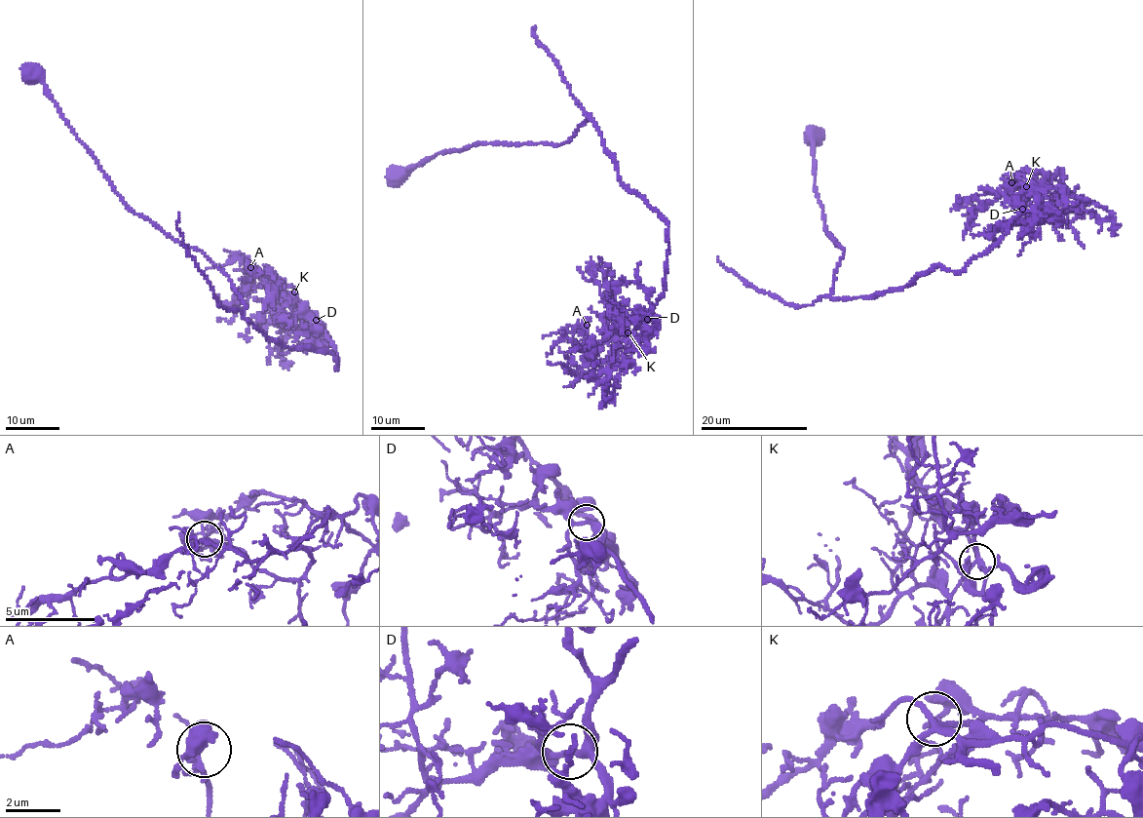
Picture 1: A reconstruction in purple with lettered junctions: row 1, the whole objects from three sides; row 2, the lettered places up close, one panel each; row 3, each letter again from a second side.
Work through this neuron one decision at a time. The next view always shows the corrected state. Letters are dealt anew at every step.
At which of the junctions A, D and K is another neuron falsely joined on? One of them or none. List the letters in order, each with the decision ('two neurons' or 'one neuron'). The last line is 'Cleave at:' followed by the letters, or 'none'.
A: one neuron
D: one neuron
K: one neuron
Cleave at: none

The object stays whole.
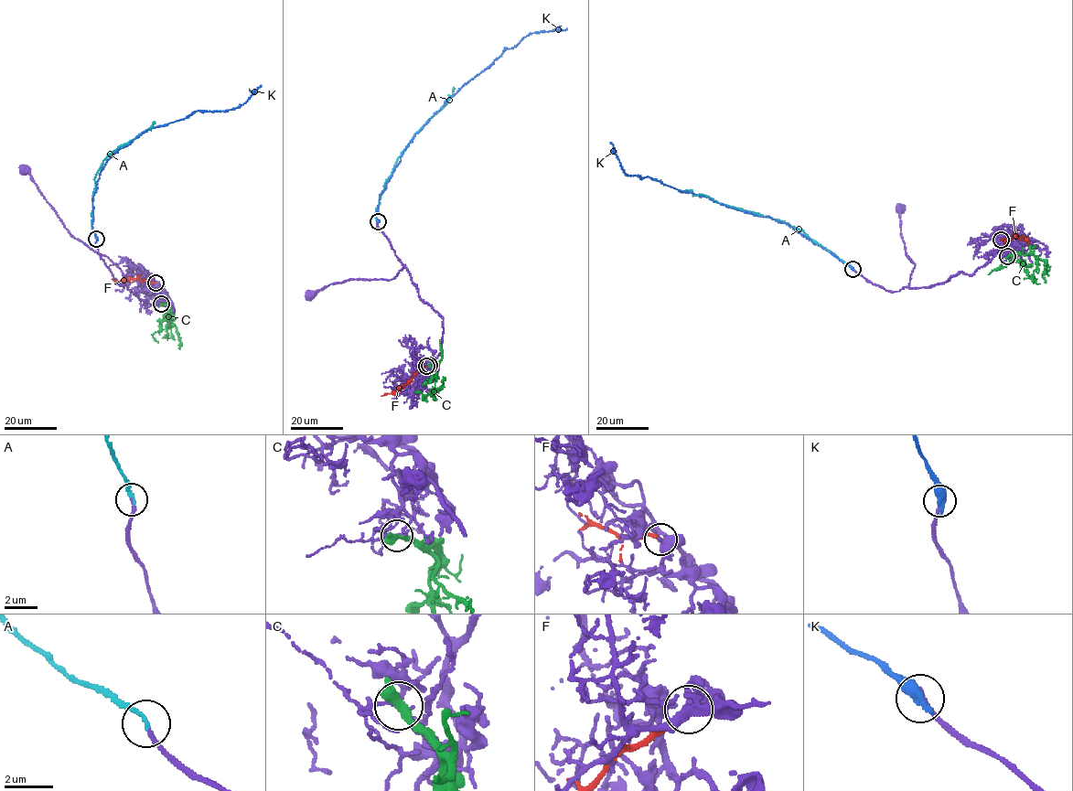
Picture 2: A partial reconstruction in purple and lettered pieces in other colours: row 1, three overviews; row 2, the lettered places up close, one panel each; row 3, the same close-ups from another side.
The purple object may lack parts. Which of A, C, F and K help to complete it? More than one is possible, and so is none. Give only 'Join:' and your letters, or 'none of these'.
Join: A

